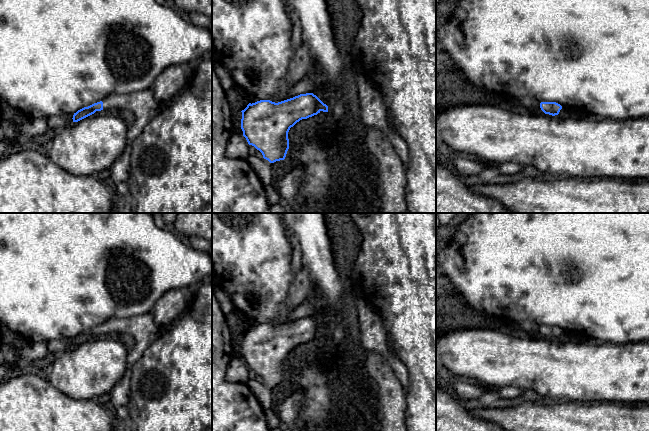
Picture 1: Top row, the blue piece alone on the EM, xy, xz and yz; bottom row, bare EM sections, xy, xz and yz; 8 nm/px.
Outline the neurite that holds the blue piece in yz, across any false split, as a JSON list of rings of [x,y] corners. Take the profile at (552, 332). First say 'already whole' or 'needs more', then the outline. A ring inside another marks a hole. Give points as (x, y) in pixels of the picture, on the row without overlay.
already whole; [[[541,326],[540,332],[545,338],[555,340],[559,338],[562,330],[556,326]]]

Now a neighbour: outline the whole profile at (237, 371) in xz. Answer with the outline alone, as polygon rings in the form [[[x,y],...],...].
[[[234,357],[230,362],[226,380],[230,382],[242,382],[247,383],[249,381],[249,368],[243,359]]]

